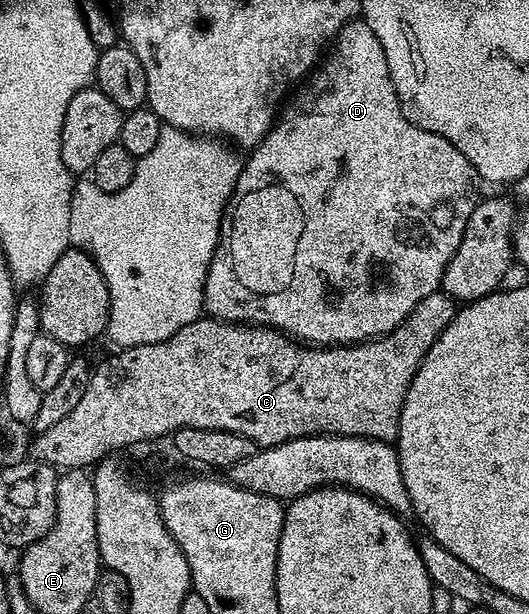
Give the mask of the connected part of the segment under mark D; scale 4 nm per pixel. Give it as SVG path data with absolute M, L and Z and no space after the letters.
M357 18L352 23L345 24L335 38L334 47L336 49L333 52L331 49L319 61L315 71L295 89L294 95L287 101L288 109L286 104L271 130L251 149L249 156L252 157L243 161L234 194L224 207L220 241L208 267L204 287L204 312L209 317L229 322L262 324L308 346L358 344L375 340L377 336L385 336L387 332L397 328L408 317L410 310L414 310L414 306L422 302L422 298L440 288L440 279L444 277L450 258L454 258L462 242L466 222L474 207L472 163L468 161L466 154L462 154L462 150L458 150L458 146L446 142L446 138L438 134L430 134L430 130L414 126L406 118L406 114L402 114L398 94L386 66L386 54L382 50L382 42L374 38L374 30L370 30L363 19Z

